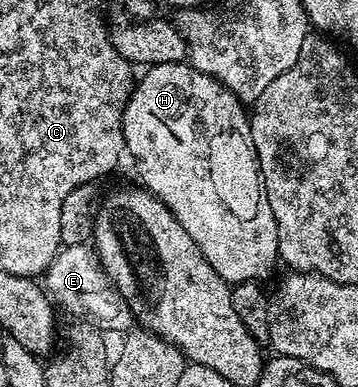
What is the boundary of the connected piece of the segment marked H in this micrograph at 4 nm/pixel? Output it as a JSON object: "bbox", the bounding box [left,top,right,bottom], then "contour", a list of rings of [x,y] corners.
{"bbox":[123,62,279,285],"contour":[[[188,62],[150,66],[144,73],[146,75],[142,79],[140,76],[139,82],[134,86],[133,94],[129,96],[129,103],[125,106],[125,116],[123,117],[125,146],[128,154],[130,156],[133,154],[133,159],[137,162],[138,169],[141,170],[142,181],[140,180],[140,182],[143,184],[144,190],[151,192],[156,199],[167,205],[167,209],[171,209],[171,213],[179,221],[179,225],[183,225],[183,229],[187,229],[187,233],[191,233],[191,241],[195,241],[195,245],[199,245],[199,249],[203,253],[203,257],[207,257],[211,269],[215,269],[215,273],[219,273],[219,277],[223,277],[226,283],[236,285],[260,280],[260,275],[273,262],[276,264],[279,259],[277,226],[275,225],[275,213],[271,213],[271,205],[267,201],[265,183],[261,179],[261,166],[255,153],[246,108],[241,100],[233,96],[219,81],[215,81],[207,73],[199,73],[199,69],[190,67]]]}

